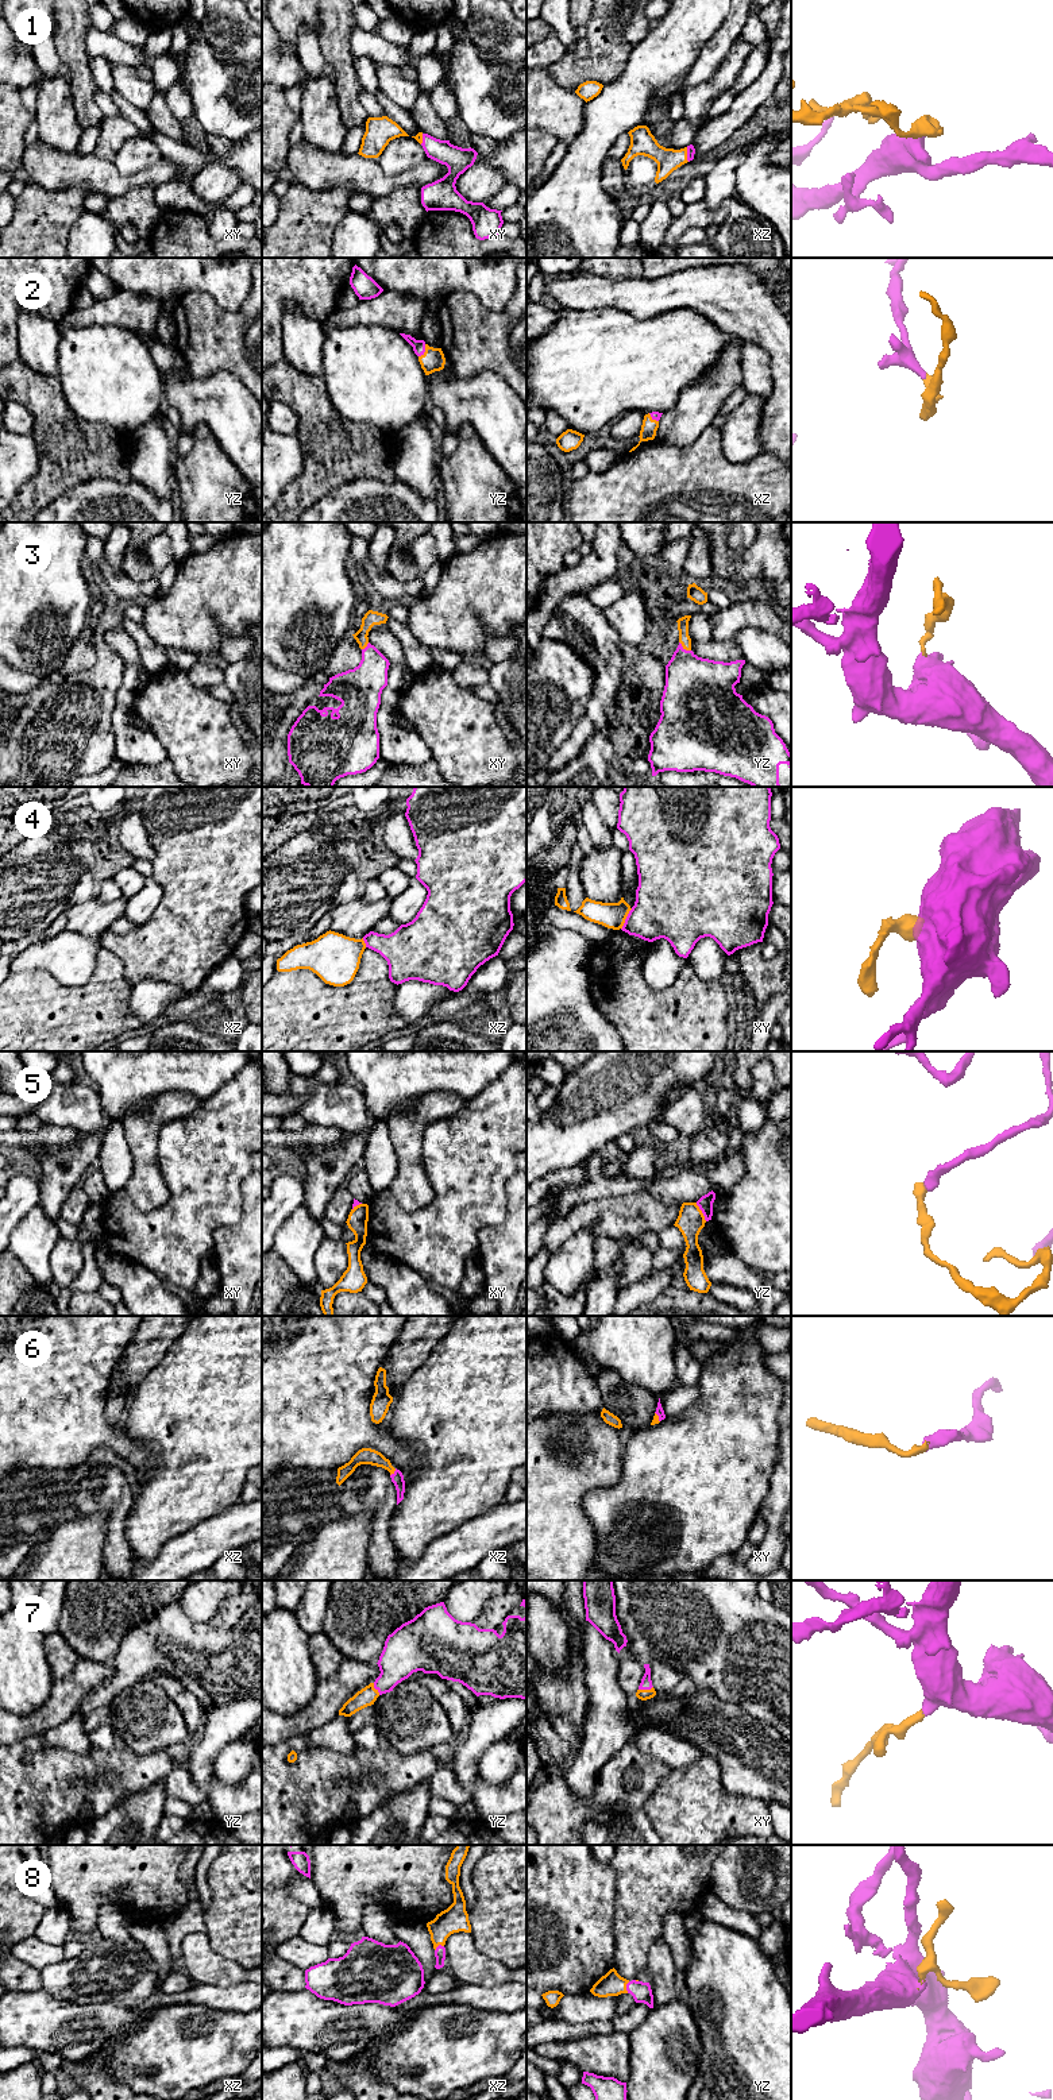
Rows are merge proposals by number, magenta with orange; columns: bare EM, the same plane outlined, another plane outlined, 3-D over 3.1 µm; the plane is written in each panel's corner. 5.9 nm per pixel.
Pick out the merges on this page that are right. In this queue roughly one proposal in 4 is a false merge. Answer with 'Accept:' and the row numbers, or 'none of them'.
Accept: 1, 2, 3, 6, 7, 8

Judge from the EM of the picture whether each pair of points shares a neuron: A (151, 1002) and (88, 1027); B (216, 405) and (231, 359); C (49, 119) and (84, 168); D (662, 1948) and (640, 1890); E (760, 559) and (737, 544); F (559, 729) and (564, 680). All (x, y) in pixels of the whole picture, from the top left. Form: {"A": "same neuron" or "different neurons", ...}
{"A": "different neurons", "B": "different neurons", "C": "different neurons", "D": "different neurons", "E": "different neurons", "F": "same neuron"}

